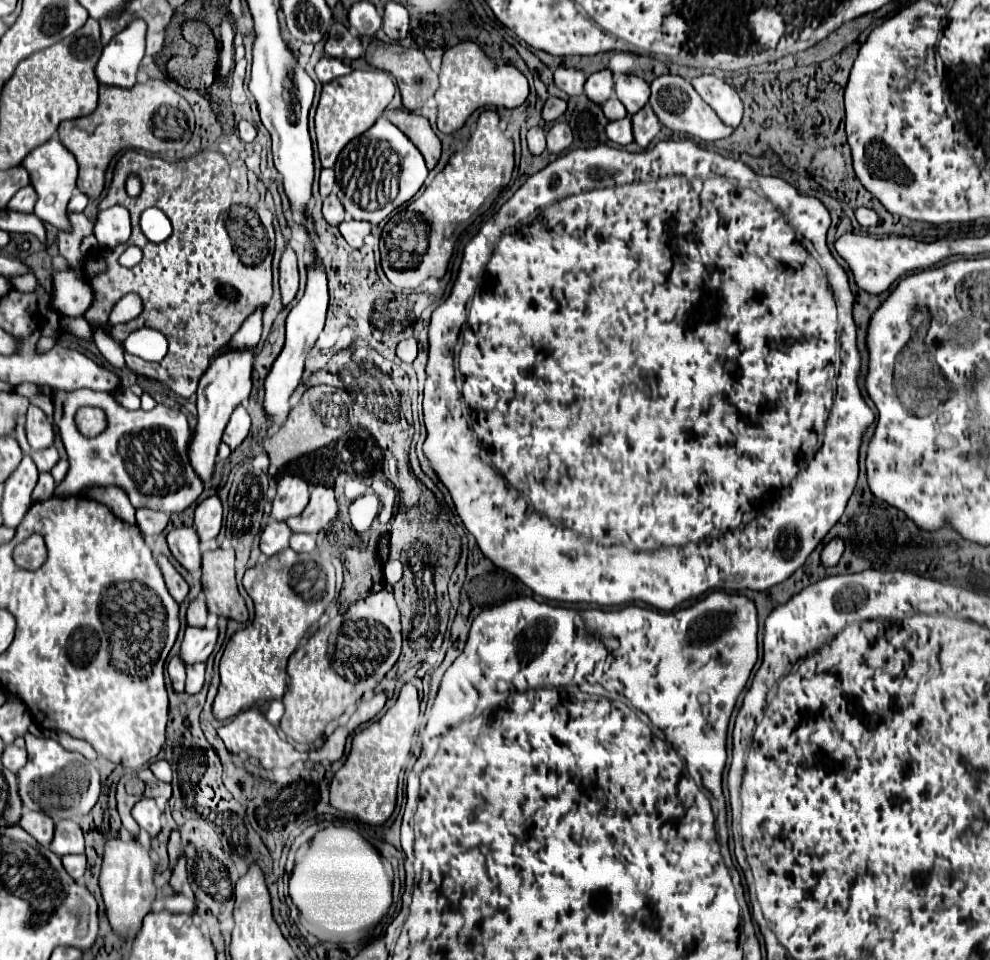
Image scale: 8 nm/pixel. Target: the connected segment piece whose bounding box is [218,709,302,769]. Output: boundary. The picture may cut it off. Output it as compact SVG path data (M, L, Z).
M248 709L248 711L238 713L230 723L224 723L218 729L218 735L220 735L220 739L224 741L224 745L226 745L226 749L230 753L242 753L244 751L248 757L258 759L264 769L290 767L292 763L296 763L296 761L302 759L302 753L298 753L290 743L286 743L278 735L276 727L272 723L268 723L268 719L260 713L260 709Z

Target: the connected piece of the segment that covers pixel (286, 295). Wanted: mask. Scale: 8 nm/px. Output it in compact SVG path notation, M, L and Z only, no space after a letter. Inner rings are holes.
M288 247L282 253L280 259L280 291L282 291L282 303L288 305L298 291L298 265L296 265L296 253L292 247Z

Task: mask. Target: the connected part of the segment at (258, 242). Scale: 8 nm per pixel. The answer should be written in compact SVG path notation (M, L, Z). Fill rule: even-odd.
M126 151L114 165L112 185L108 189L108 195L100 201L98 207L106 209L112 205L124 205L130 211L132 237L120 247L100 251L106 261L106 271L98 273L96 277L92 277L88 281L90 289L94 293L94 299L92 299L90 309L84 313L84 317L94 327L106 325L114 303L122 295L136 291L144 301L144 311L128 323L112 325L110 335L114 337L114 341L118 341L122 345L124 339L130 335L130 331L136 331L140 327L152 327L152 329L158 329L160 333L166 335L168 353L158 363L150 363L150 361L144 361L134 355L124 355L126 367L136 375L144 375L146 379L156 379L156 381L168 385L170 391L174 391L182 397L190 397L196 393L198 379L208 369L210 359L216 355L216 351L220 351L228 343L228 339L240 329L240 325L246 321L246 317L250 317L256 309L266 307L272 299L272 255L274 255L272 213L266 209L258 209L258 213L256 213L256 209L248 205L246 197L242 193L238 193L236 183L230 179L230 165L220 151L200 151L198 155L194 155L190 159L182 159L182 161L174 161L174 163L168 163L160 157L148 157L138 151ZM128 175L140 177L142 191L138 197L130 197L126 193ZM148 207L158 207L172 221L174 231L162 243L152 243L150 239L146 239L146 235L140 233L140 225L138 225L140 213ZM130 245L140 247L144 257L136 267L126 269L118 263L118 257Z

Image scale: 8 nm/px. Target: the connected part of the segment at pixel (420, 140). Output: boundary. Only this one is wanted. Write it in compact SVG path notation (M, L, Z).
M406 109L388 111L386 117L388 117L388 121L392 121L420 149L420 153L422 153L422 157L426 161L426 167L434 169L438 159L440 159L442 147L440 147L440 139L432 131L428 119L422 117L422 115L410 113Z

